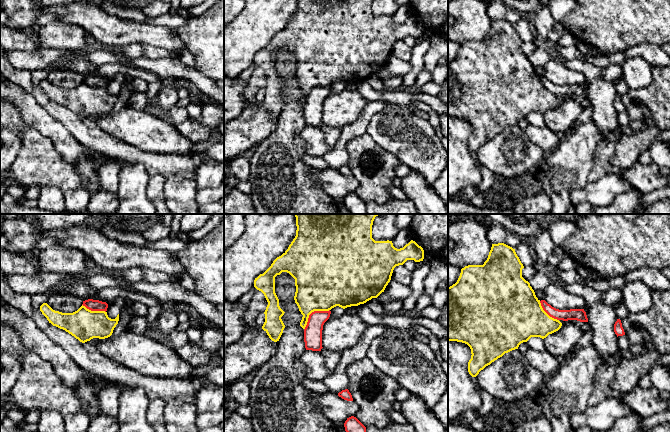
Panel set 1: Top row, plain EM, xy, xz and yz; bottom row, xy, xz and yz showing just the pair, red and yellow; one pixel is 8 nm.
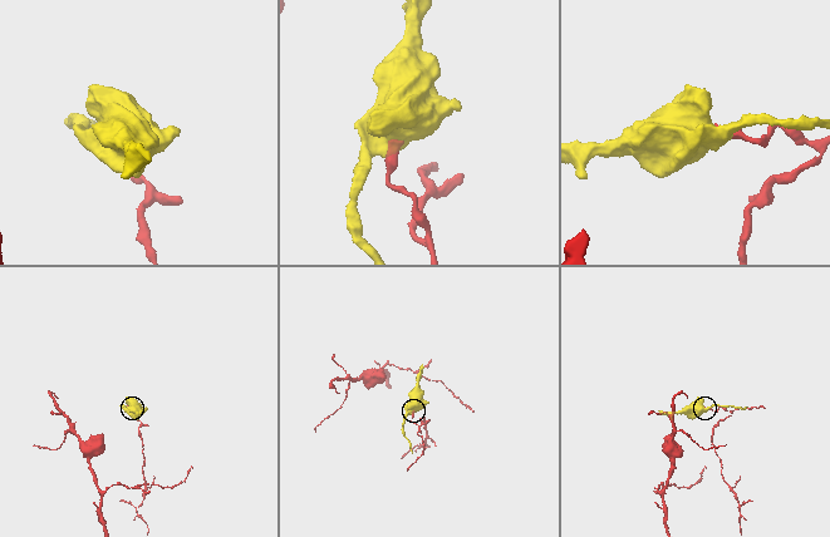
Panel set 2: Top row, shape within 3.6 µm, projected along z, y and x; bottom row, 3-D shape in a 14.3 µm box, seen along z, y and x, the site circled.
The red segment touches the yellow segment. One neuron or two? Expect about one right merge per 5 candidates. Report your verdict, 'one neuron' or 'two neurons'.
two neurons

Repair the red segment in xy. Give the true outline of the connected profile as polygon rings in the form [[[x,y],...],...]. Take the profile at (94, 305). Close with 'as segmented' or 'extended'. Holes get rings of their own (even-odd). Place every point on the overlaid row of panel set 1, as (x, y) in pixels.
[[[88,299],[83,301],[83,306],[91,311],[107,311],[108,304],[99,300]]]; as segmented

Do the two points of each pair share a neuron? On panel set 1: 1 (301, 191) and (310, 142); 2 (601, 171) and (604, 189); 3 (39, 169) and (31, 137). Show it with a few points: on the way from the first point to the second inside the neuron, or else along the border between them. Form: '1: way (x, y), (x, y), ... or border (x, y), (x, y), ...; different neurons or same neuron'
1: border (301, 130), (301, 139), (307, 153); different neurons
2: border (619, 171), (613, 174), (606, 174), (589, 182); different neurons
3: way (38, 161), (35, 145); same neuron

